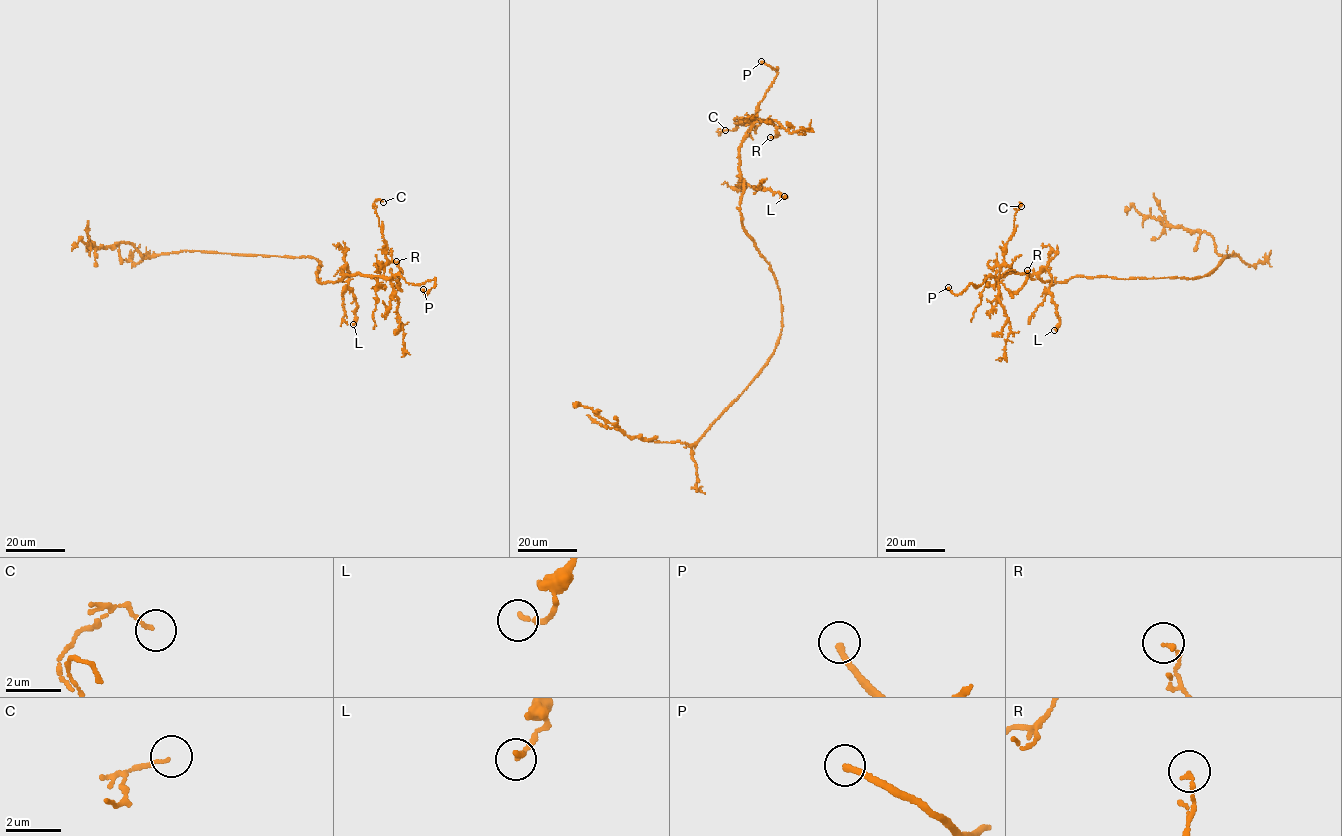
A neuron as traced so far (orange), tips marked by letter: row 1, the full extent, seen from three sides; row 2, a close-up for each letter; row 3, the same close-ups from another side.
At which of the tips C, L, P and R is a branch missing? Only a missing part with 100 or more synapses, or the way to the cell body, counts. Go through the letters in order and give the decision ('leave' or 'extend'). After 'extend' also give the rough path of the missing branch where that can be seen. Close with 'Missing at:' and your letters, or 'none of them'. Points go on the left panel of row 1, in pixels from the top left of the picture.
C: leave
L: leave
P: extend; missing branch runs (423, 289), (412, 274), (414, 252), (407, 246), (394, 206), (394, 194), (390, 189)
R: leave
Missing at: P

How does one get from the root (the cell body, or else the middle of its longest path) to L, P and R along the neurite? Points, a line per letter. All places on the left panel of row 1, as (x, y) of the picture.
L: (308, 257), (321, 262), (317, 279), (324, 283), (338, 280), (346, 265), (348, 288), (356, 305), (353, 324)
P: (308, 257), (321, 262), (320, 282), (358, 274), (398, 275), (414, 284), (435, 278), (428, 293), (423, 289)
R: (308, 257), (321, 262), (317, 273), (319, 282), (358, 274), (396, 279), (397, 288), (396, 261)

